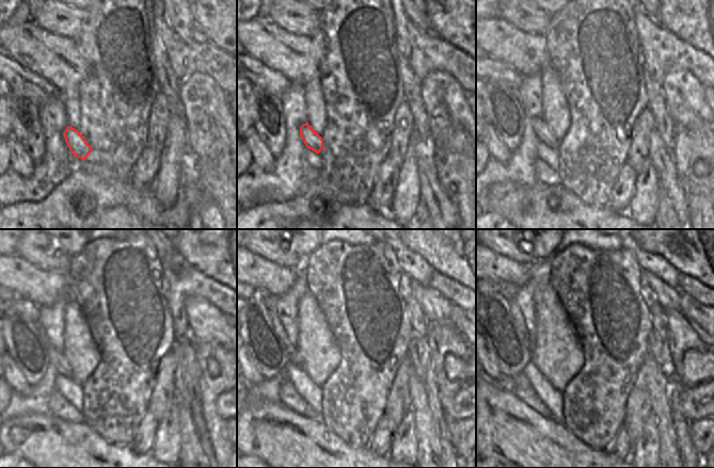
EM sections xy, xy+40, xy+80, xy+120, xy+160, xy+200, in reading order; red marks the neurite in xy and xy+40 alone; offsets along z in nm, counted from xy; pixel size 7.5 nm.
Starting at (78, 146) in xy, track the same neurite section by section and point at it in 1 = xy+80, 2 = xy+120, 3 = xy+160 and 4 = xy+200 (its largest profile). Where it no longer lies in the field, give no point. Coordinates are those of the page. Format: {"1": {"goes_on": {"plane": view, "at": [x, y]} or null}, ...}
{"1": {"goes_on": {"plane": "xy+80", "at": [541, 129]}}, "2": {"goes_on": {"plane": "xy+120", "at": [58, 359]}}, "3": {"goes_on": {"plane": "xy+160", "at": [294, 357]}}, "4": {"goes_on": {"plane": "xy+200", "at": [518, 320]}}}

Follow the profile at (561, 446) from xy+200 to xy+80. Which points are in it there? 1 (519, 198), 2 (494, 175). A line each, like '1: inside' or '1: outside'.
1: inside
2: outside

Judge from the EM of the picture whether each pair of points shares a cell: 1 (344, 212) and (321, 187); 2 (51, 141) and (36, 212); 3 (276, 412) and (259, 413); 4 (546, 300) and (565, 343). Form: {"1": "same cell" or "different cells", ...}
{"1": "different cells", "2": "different cells", "3": "same cell", "4": "same cell"}

